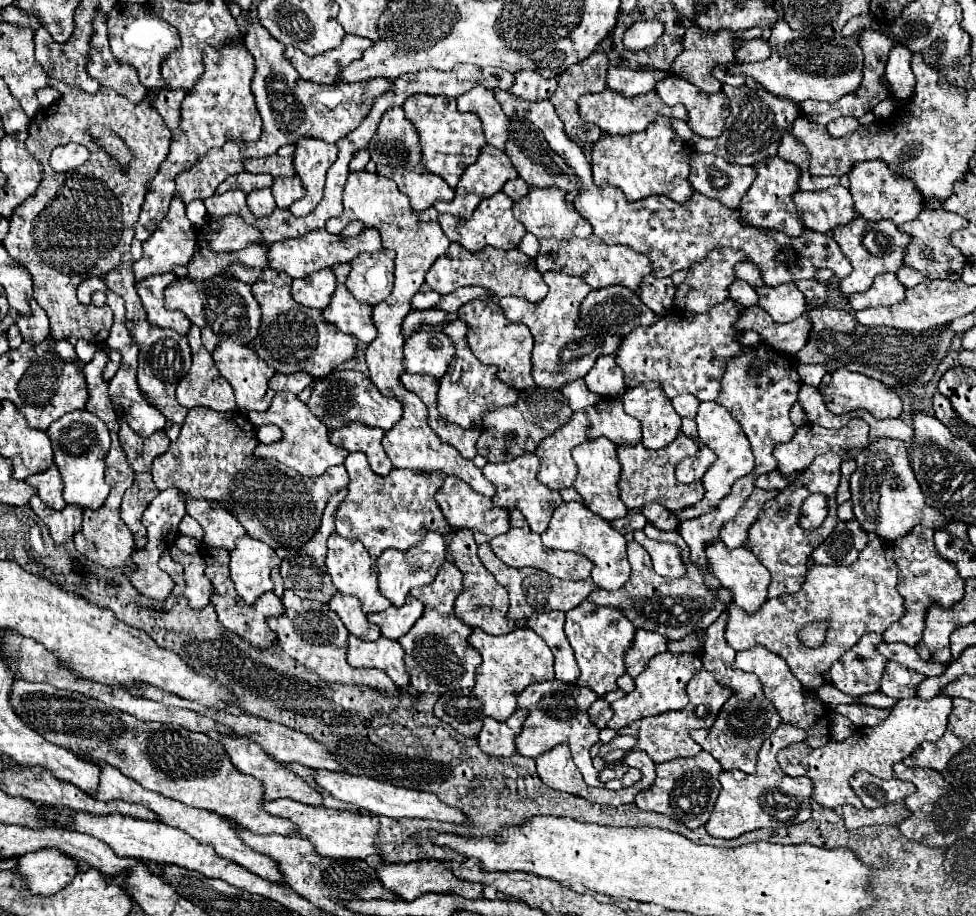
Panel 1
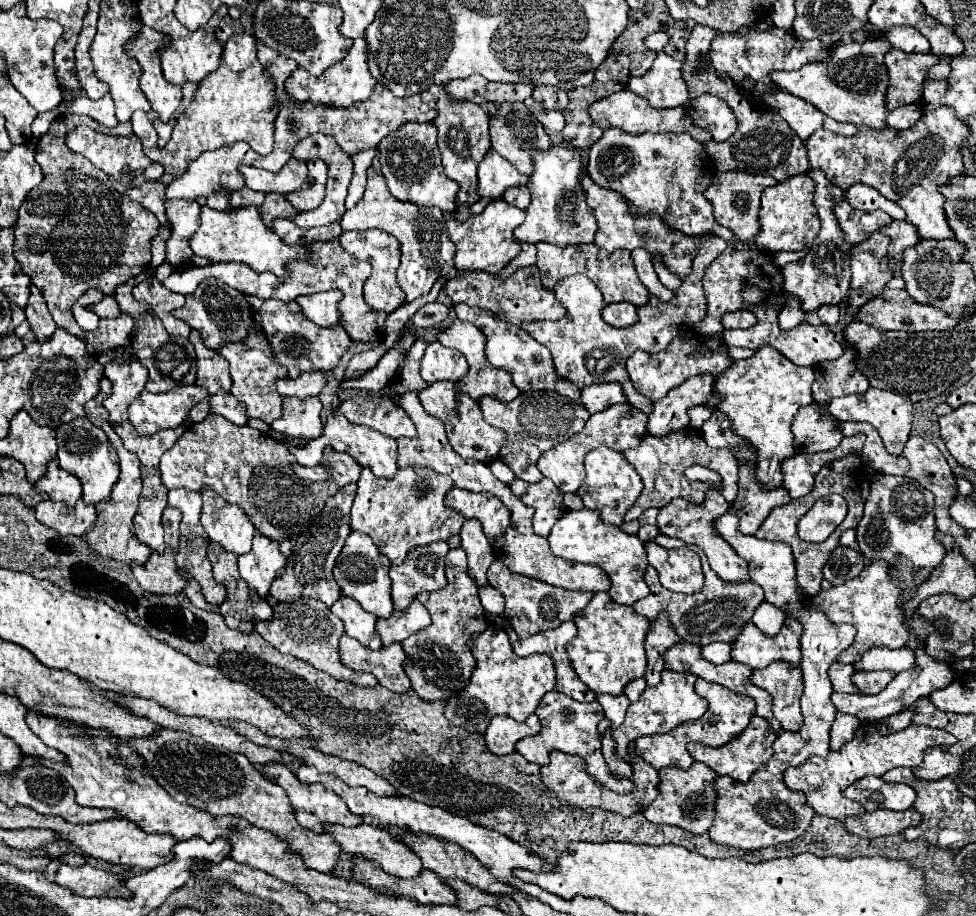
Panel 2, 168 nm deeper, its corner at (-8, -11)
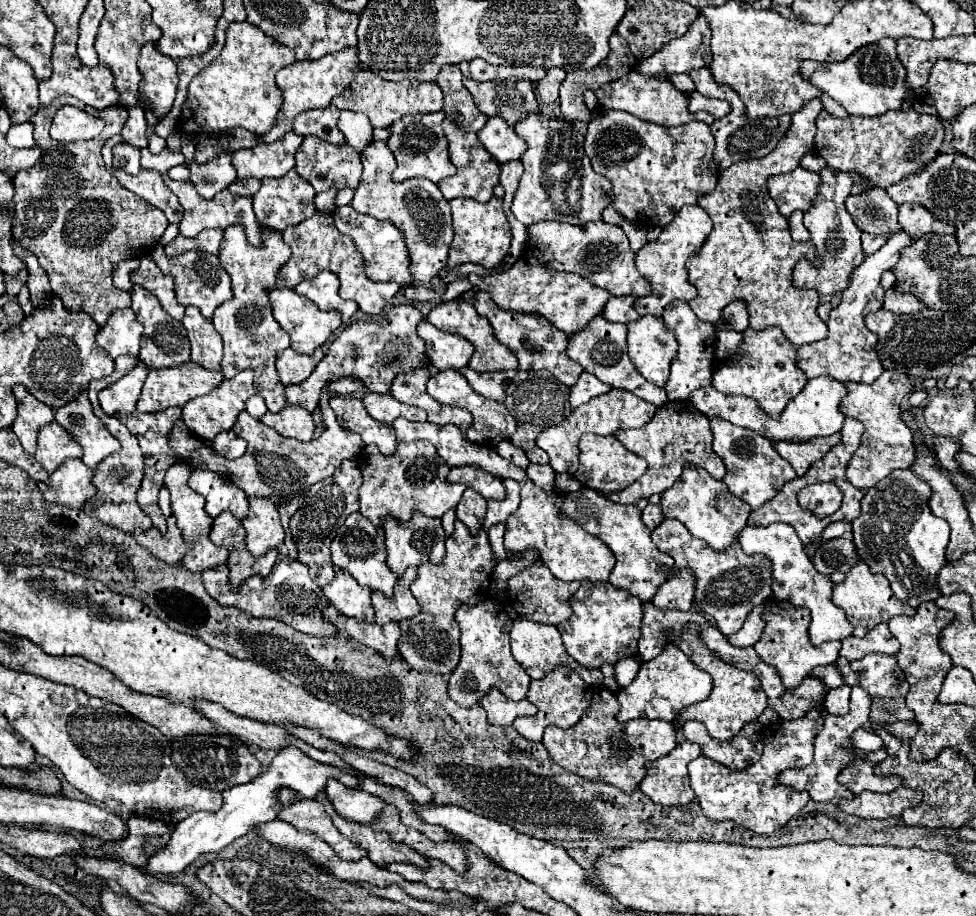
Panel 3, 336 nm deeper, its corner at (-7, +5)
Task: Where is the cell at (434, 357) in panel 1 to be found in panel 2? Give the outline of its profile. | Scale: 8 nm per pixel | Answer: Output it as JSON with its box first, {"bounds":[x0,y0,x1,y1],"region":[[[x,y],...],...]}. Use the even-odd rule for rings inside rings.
{"bounds":[421,342,469,382],"region":[[[431,342],[421,360],[421,378],[427,382],[457,382],[467,374],[467,370],[469,366],[465,356],[453,348],[445,348],[439,342]]]}

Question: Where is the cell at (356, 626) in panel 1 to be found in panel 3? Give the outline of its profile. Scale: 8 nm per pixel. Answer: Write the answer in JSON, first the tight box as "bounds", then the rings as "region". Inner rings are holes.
{"bounds":[324,572,374,622],"region":[[[336,572],[334,580],[326,584],[324,588],[326,598],[346,616],[358,618],[362,622],[374,620],[374,610],[370,604],[372,590],[366,586],[360,586],[348,572]]]}

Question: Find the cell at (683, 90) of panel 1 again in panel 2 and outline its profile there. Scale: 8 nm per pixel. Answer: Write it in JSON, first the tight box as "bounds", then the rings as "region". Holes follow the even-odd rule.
{"bounds":[685,96,737,142],"region":[[[697,96],[685,104],[685,112],[689,112],[693,118],[693,124],[709,130],[715,142],[727,140],[737,130],[737,118],[733,116],[733,110],[717,96]]]}

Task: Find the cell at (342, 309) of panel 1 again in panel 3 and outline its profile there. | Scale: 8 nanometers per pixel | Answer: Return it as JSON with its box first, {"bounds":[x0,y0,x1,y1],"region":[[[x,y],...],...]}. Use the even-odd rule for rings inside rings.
{"bounds":[278,212,400,316],"region":[[[316,212],[312,218],[304,220],[304,224],[286,228],[282,232],[282,236],[284,236],[284,242],[292,250],[292,258],[278,274],[278,288],[284,288],[284,286],[286,288],[294,288],[296,284],[302,282],[300,278],[312,278],[312,276],[316,276],[322,270],[330,270],[340,280],[340,296],[344,300],[358,302],[360,310],[364,314],[368,314],[368,316],[380,314],[384,304],[400,290],[398,284],[392,284],[392,282],[372,282],[372,280],[368,280],[364,276],[364,258],[360,256],[360,252],[352,244],[350,236],[344,236],[342,232],[336,230],[332,214]]]}

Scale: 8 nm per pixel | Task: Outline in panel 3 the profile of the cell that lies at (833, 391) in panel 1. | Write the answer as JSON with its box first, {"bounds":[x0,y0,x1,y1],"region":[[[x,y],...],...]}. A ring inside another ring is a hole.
{"bounds":[840,370,914,492],"region":[[[884,370],[880,374],[880,378],[876,378],[872,384],[848,382],[846,388],[848,388],[848,394],[840,402],[840,412],[844,416],[856,418],[864,424],[862,444],[854,452],[854,456],[846,468],[846,478],[858,490],[866,492],[868,488],[876,486],[884,476],[888,476],[892,470],[910,468],[914,462],[912,432],[900,420],[900,402],[912,390],[912,384],[906,374]]]}

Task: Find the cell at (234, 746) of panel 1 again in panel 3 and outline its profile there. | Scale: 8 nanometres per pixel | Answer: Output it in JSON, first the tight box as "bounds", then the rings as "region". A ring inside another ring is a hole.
{"bounds":[326,780,386,824],"region":[[[328,780],[326,796],[334,804],[336,812],[340,812],[340,816],[344,816],[346,820],[352,820],[352,822],[368,824],[368,822],[376,820],[386,806],[384,800],[380,800],[378,796],[372,796],[364,790],[346,788],[338,780]]]}

